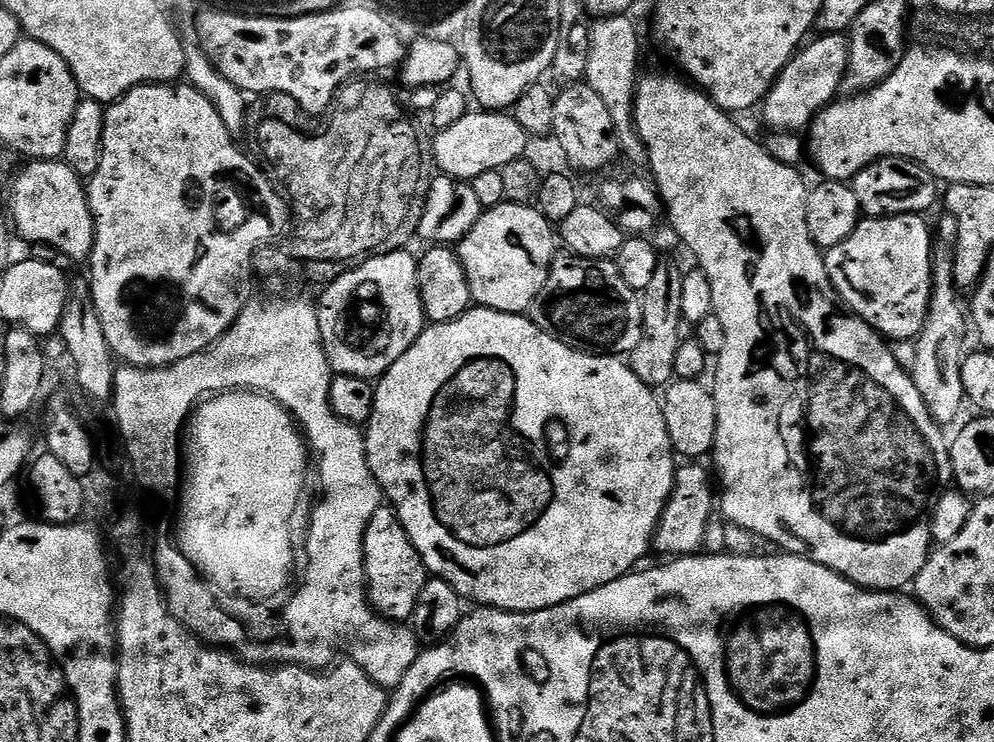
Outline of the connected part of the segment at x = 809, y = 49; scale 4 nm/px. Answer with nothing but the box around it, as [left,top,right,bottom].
[764,34,850,134]

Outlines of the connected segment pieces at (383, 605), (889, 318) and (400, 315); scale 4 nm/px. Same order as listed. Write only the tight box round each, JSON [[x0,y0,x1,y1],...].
[[365,506,430,622],[826,214,934,342],[320,250,426,381]]

